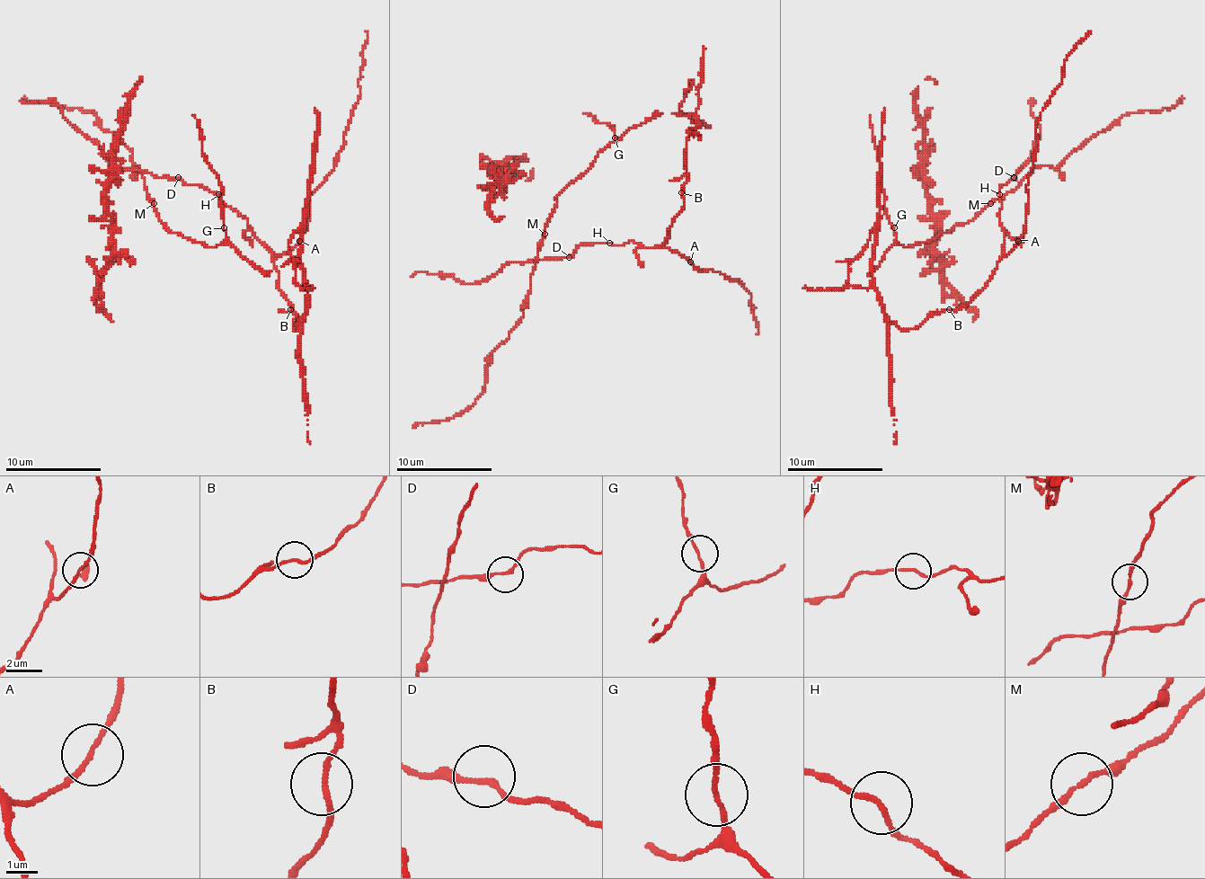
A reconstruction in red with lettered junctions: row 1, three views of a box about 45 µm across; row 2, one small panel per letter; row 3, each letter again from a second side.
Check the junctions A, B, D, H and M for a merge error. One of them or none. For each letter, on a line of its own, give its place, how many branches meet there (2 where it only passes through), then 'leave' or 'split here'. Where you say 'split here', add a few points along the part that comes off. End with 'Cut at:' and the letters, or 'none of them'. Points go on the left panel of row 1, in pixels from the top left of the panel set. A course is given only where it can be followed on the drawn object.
A: (299, 241) | 2 | leave
B: (290, 309) | 2 | leave
D: (178, 177) | 2 | leave
H: (218, 194) | 2 | leave
M: (154, 203) | 2 | leave
Cut at: none of them

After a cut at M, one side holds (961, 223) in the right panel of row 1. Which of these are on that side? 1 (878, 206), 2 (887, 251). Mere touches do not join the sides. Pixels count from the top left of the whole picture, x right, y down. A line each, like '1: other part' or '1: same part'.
1: other part
2: same part

